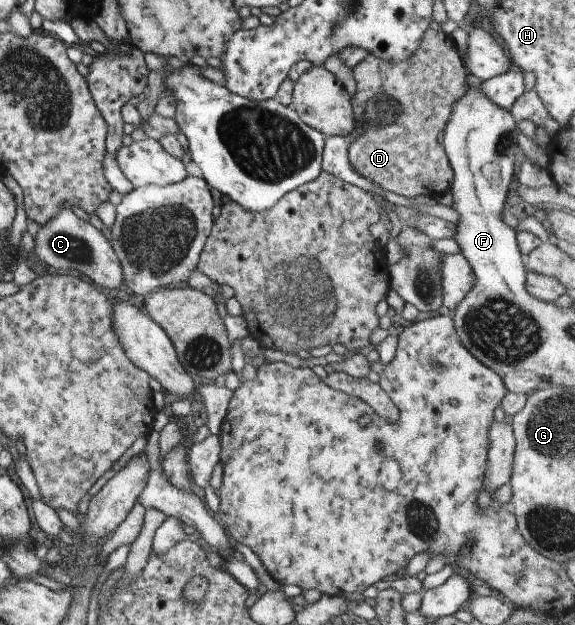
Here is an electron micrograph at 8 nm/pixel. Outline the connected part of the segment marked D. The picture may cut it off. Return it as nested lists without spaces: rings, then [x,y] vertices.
[[[428,29],[422,34],[418,50],[410,58],[402,62],[384,62],[373,54],[366,53],[351,72],[356,90],[349,101],[357,124],[351,133],[354,142],[350,142],[348,146],[350,166],[364,178],[398,196],[416,198],[426,194],[438,201],[442,194],[449,192],[453,173],[447,164],[442,145],[438,142],[438,134],[443,132],[452,104],[462,98],[462,94],[466,94],[470,79],[450,35]]]

